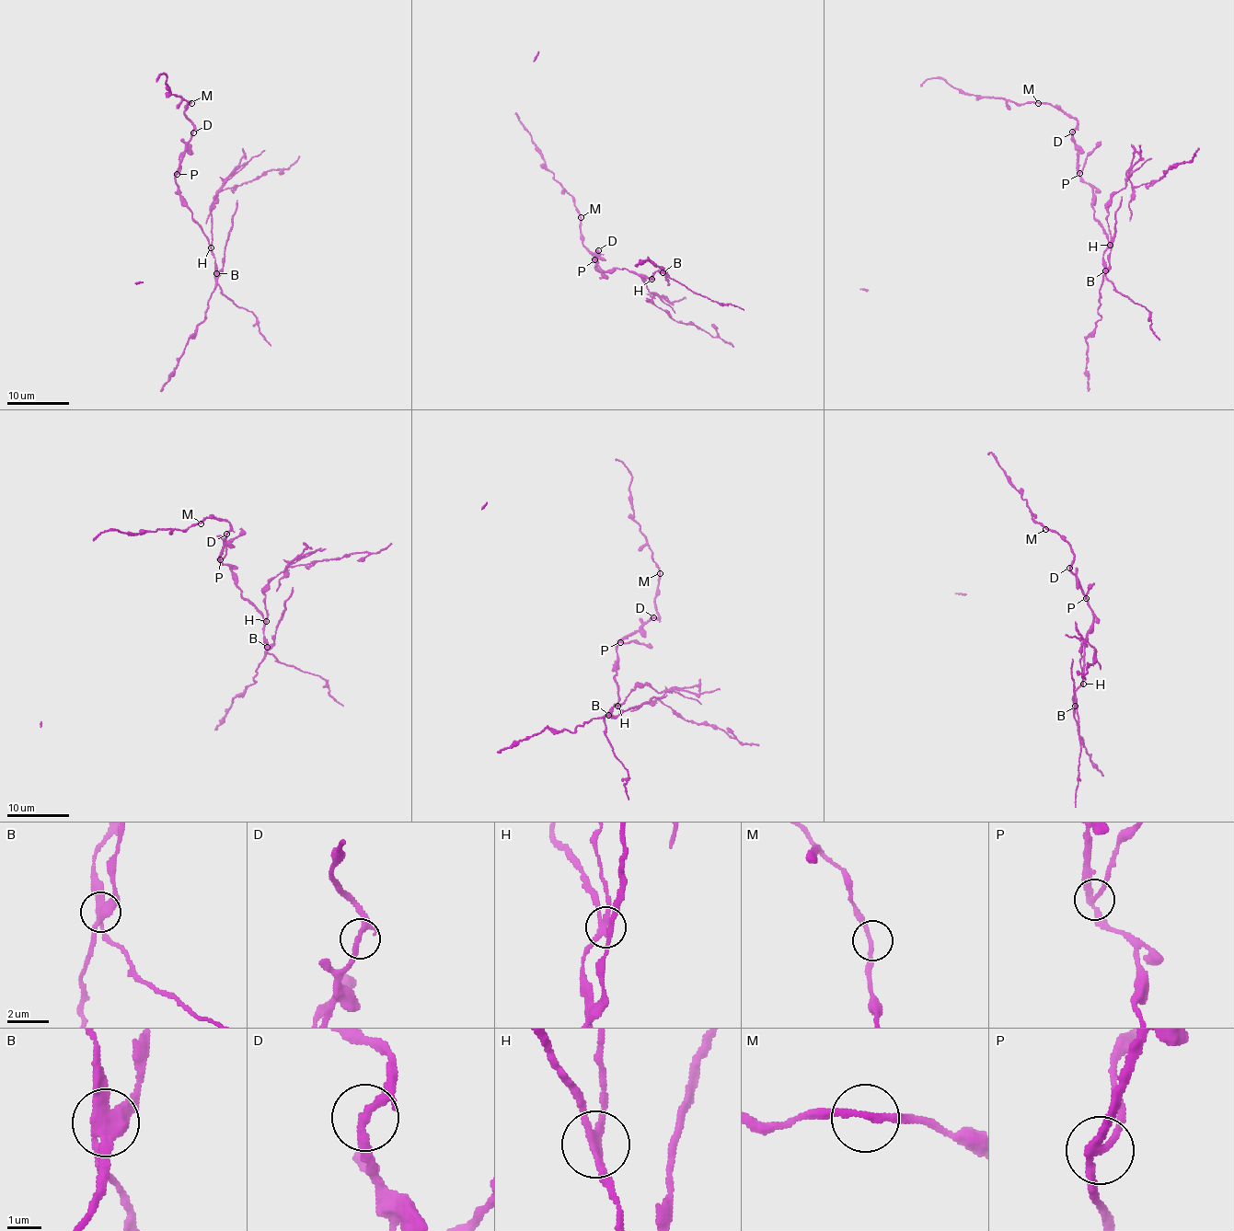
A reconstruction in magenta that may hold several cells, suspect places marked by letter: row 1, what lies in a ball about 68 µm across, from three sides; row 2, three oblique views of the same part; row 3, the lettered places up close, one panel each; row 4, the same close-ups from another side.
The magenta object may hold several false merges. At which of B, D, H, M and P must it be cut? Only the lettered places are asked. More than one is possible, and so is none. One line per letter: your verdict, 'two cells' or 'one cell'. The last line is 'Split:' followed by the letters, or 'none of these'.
B: two cells
D: one cell
H: two cells
M: one cell
P: two cells
Split: B, H, P

